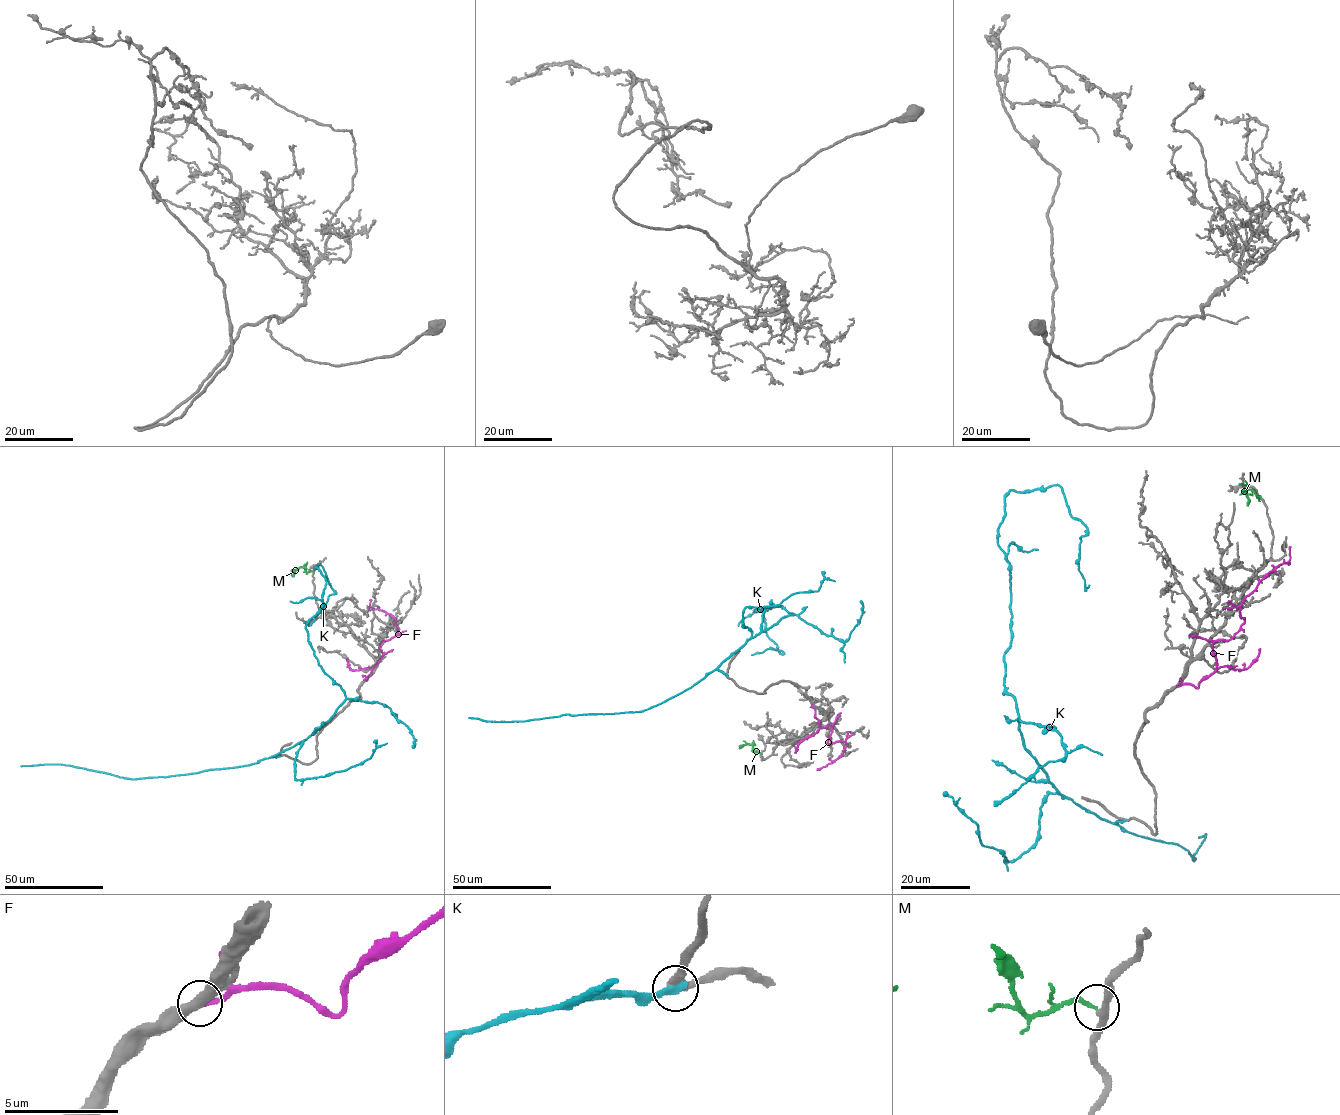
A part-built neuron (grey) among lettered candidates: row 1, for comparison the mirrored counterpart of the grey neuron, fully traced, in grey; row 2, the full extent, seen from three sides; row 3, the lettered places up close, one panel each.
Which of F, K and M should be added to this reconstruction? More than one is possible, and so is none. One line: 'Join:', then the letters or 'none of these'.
Join: none of these

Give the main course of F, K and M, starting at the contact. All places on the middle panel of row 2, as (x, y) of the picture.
F: (812, 705), (819, 727), (831, 726), (828, 742), (842, 741), (847, 744), (837, 758), (817, 769)
K: (727, 675), (717, 667), (794, 614), (753, 610), (774, 606), (763, 612), (765, 630), (783, 652), (751, 655)
M: (761, 753), (747, 744), (740, 745)

